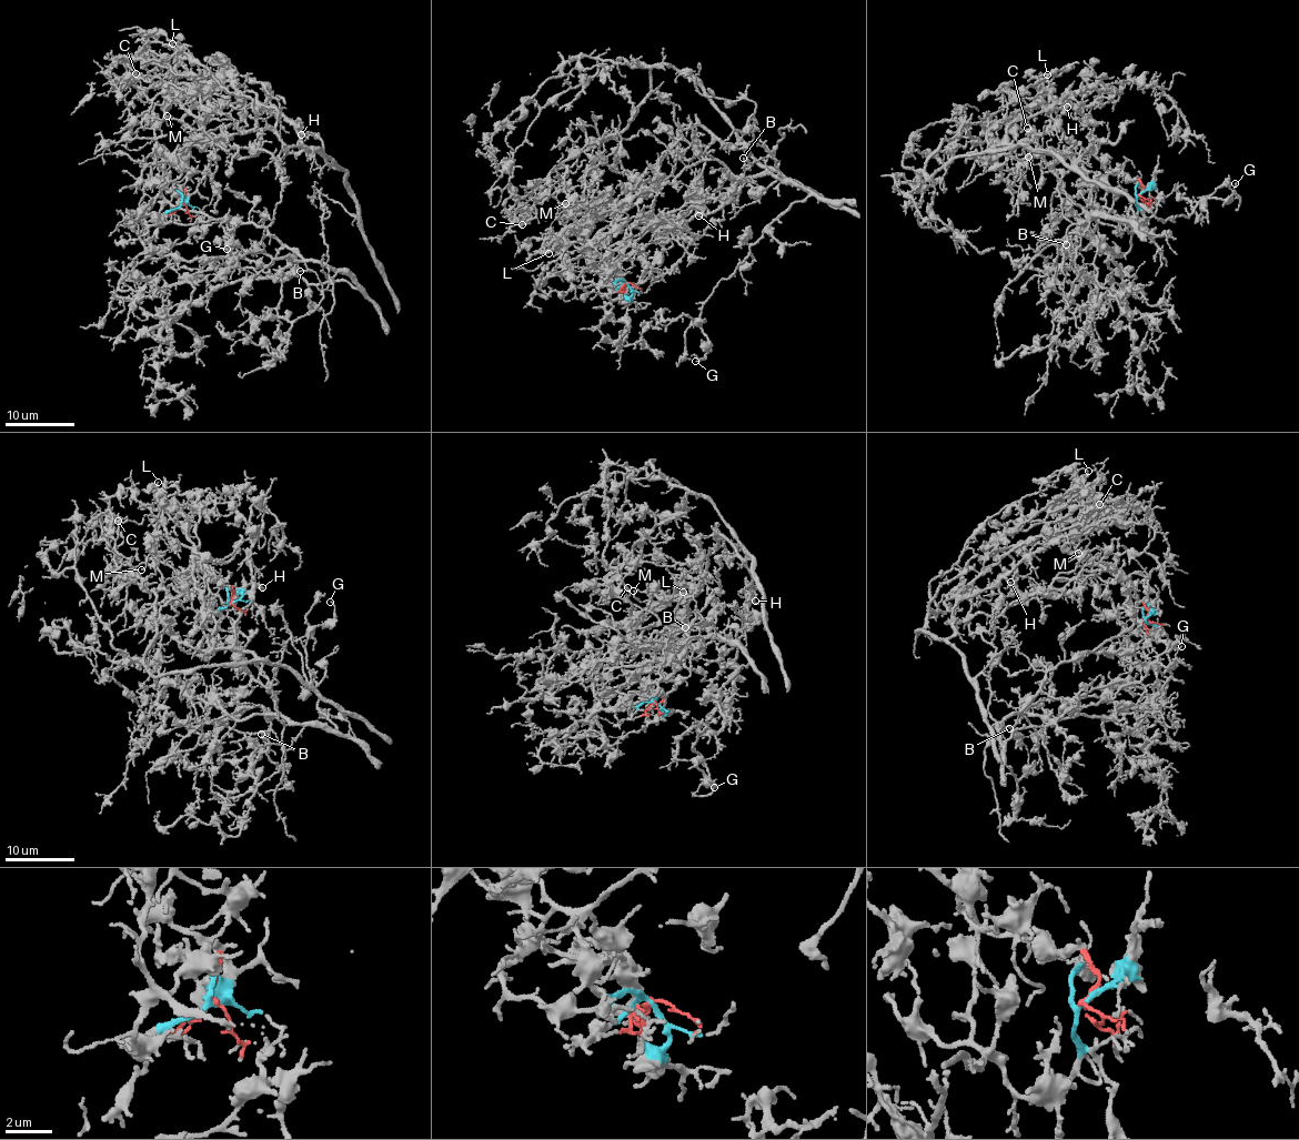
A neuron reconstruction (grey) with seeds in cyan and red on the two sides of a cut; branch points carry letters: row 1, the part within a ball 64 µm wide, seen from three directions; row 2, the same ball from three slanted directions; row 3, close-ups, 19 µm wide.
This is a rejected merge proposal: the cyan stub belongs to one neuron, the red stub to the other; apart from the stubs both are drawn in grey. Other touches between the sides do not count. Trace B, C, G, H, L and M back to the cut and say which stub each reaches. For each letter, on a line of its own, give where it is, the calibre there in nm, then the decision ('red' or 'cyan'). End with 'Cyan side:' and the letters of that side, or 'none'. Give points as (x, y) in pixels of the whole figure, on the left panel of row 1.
B: (300, 271) | 120 nm | cyan
C: (136, 73) | 140 nm | red
G: (227, 249) | 80 nm | cyan
H: (301, 134) | 110 nm | red
L: (172, 43) | 130 nm | red
M: (167, 115) | 130 nm | red
Cyan side: B, G

